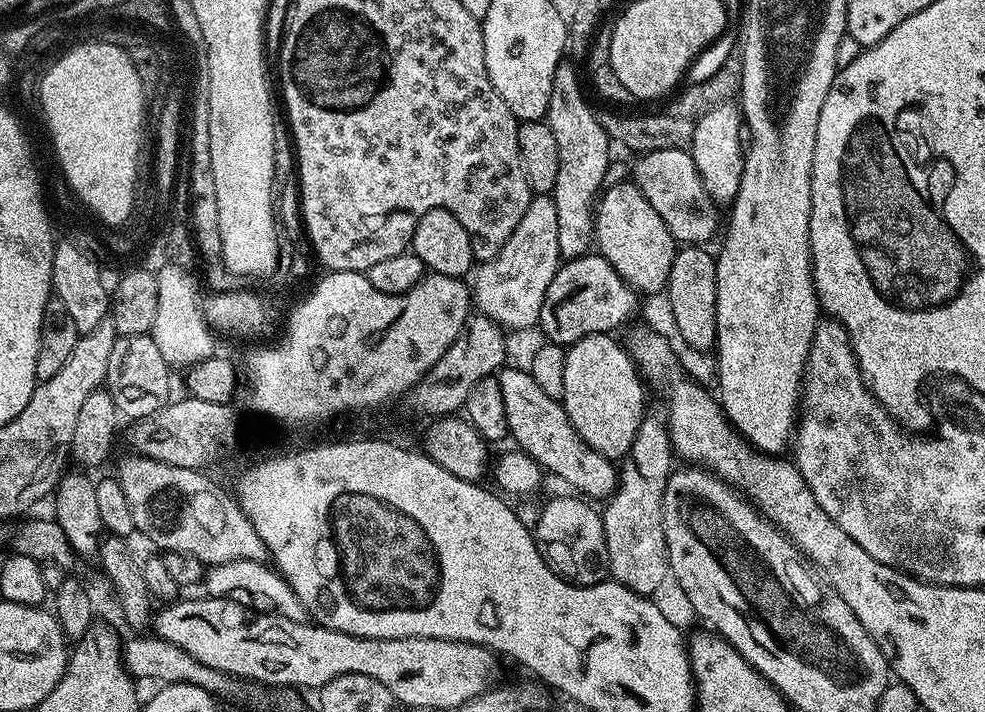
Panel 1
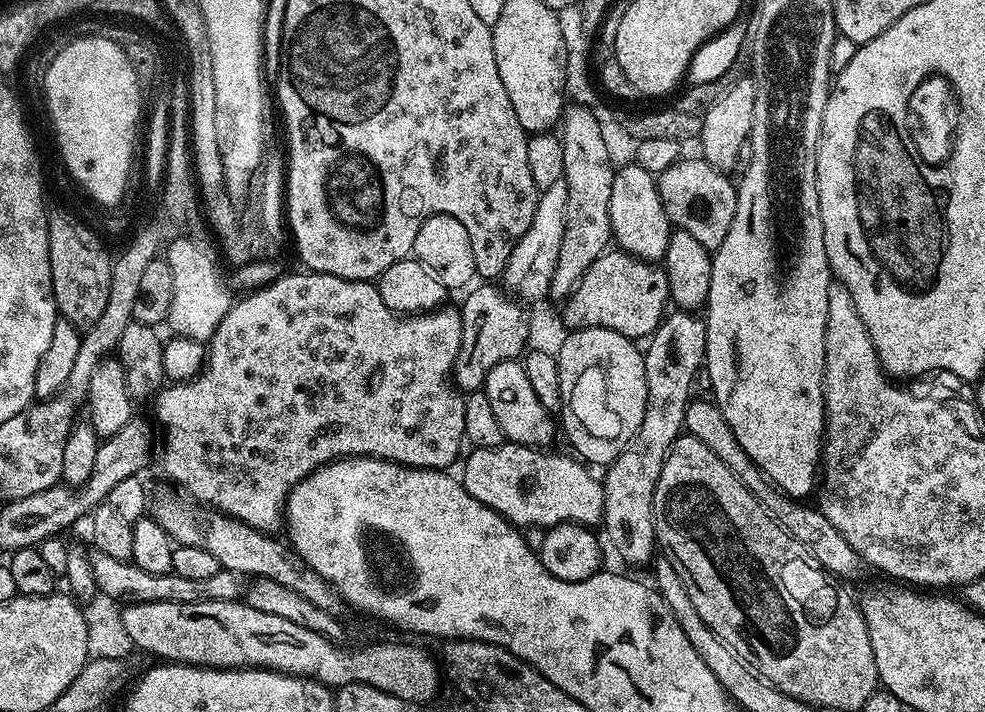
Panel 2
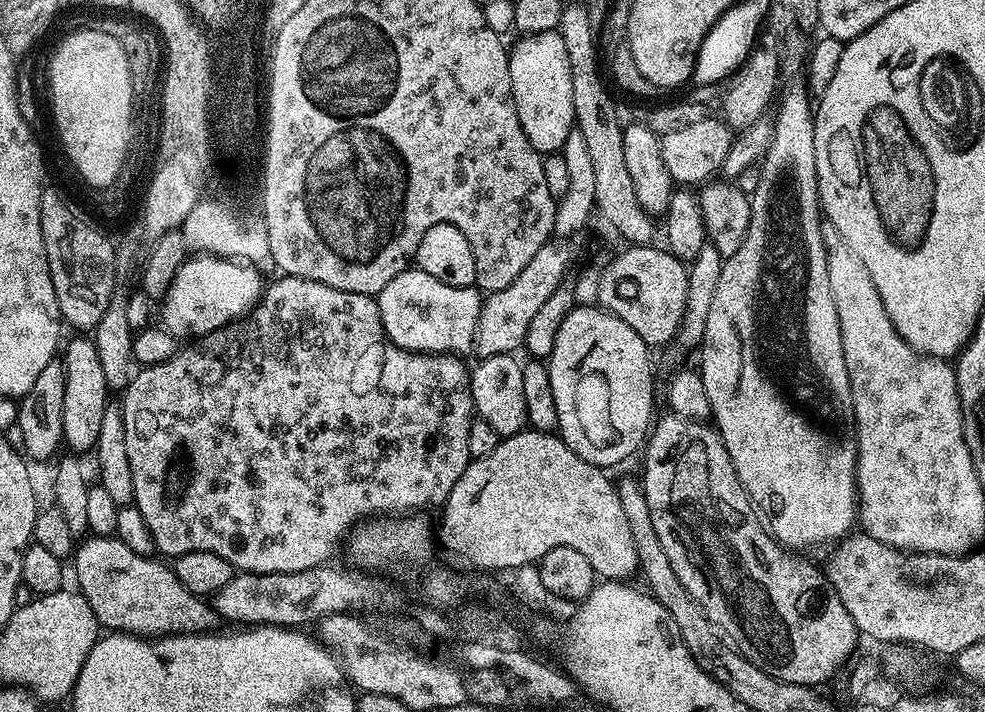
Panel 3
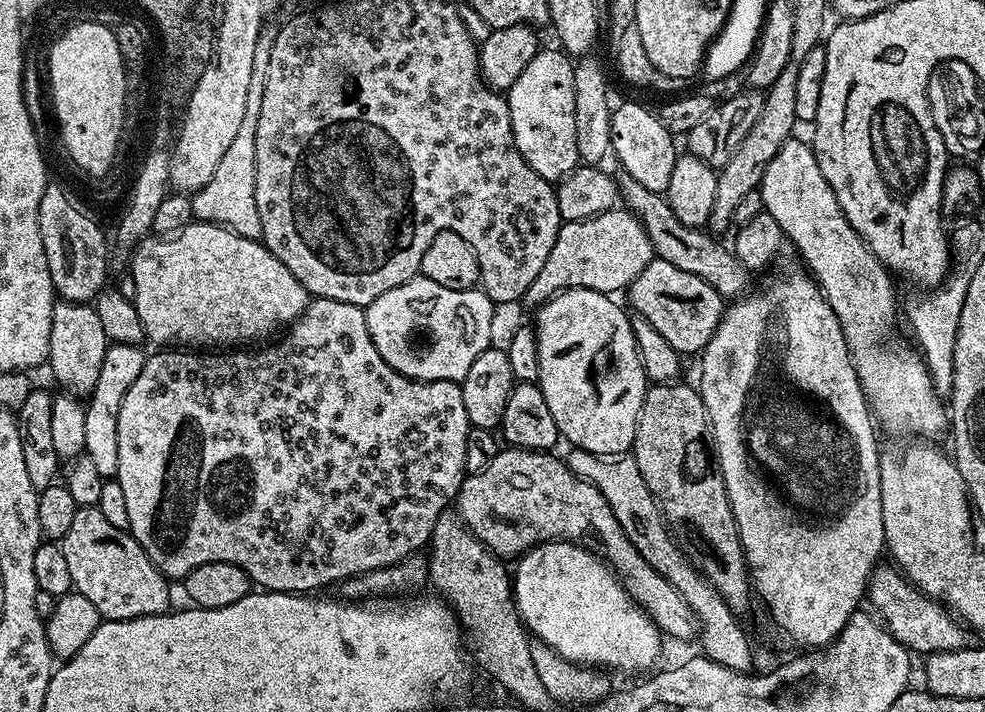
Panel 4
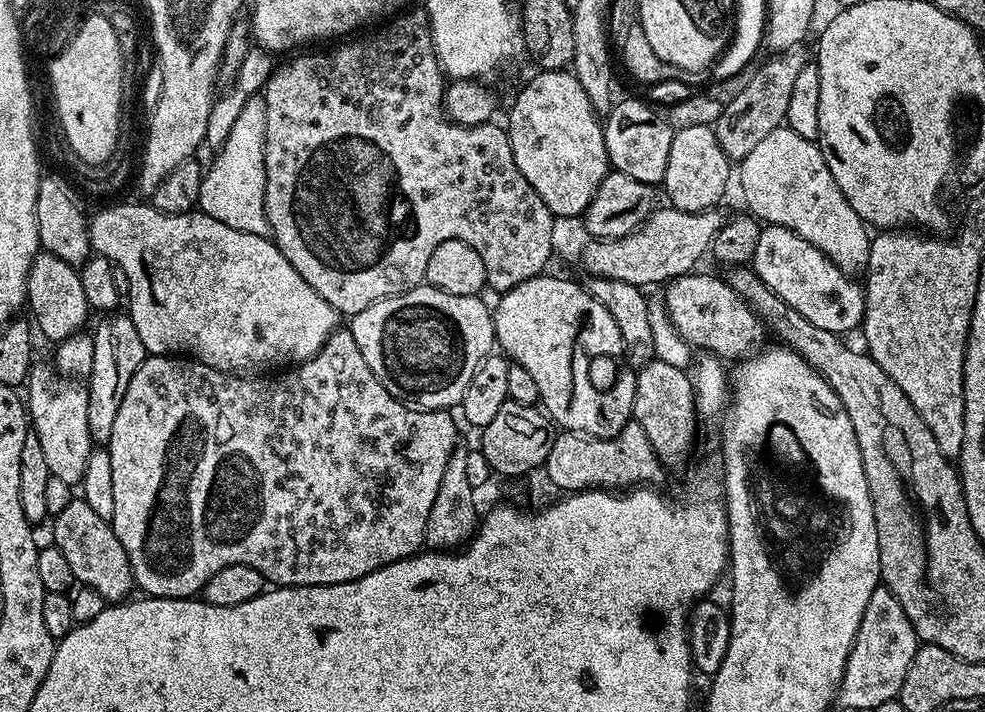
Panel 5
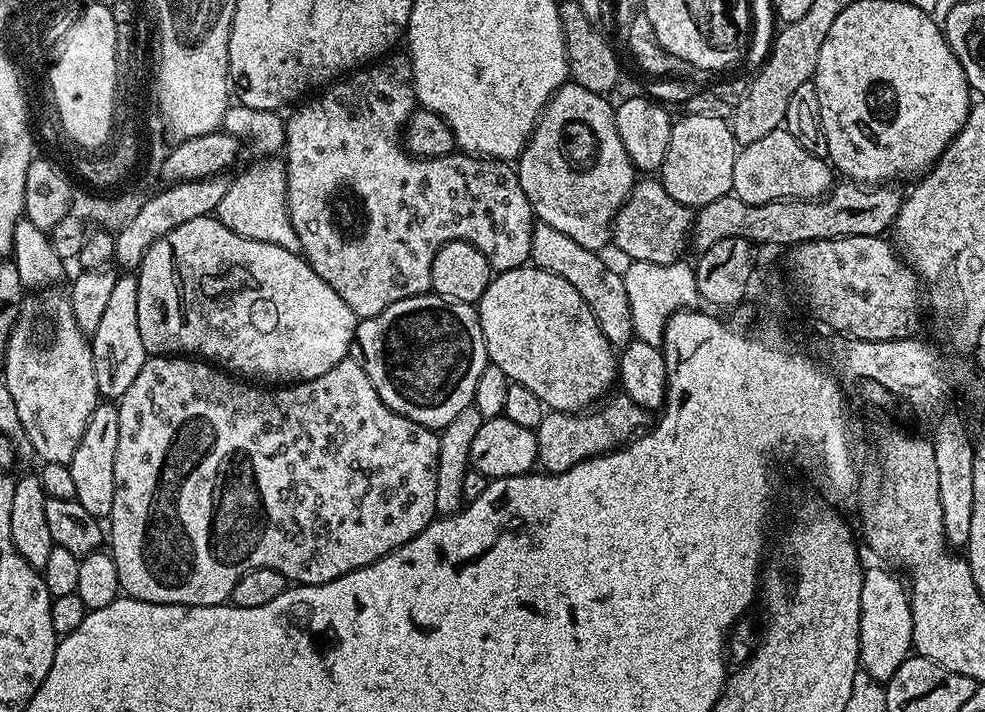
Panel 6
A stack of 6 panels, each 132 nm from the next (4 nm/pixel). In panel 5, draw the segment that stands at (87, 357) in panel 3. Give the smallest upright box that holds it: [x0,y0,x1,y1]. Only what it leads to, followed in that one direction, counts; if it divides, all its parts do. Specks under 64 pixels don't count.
[27,251,90,342]

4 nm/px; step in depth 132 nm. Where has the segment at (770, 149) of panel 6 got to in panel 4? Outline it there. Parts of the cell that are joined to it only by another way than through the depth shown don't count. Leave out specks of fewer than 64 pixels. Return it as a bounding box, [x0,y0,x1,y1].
[758,138,950,438]

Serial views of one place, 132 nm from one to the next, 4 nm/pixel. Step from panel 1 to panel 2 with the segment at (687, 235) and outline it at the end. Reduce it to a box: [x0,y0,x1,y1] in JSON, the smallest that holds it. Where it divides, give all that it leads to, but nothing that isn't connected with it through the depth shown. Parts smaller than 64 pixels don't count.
[656,158,737,250]

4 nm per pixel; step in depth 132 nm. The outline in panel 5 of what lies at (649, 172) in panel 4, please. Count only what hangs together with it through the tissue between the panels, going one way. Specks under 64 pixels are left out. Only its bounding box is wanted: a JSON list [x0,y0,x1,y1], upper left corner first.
[603,100,674,185]

